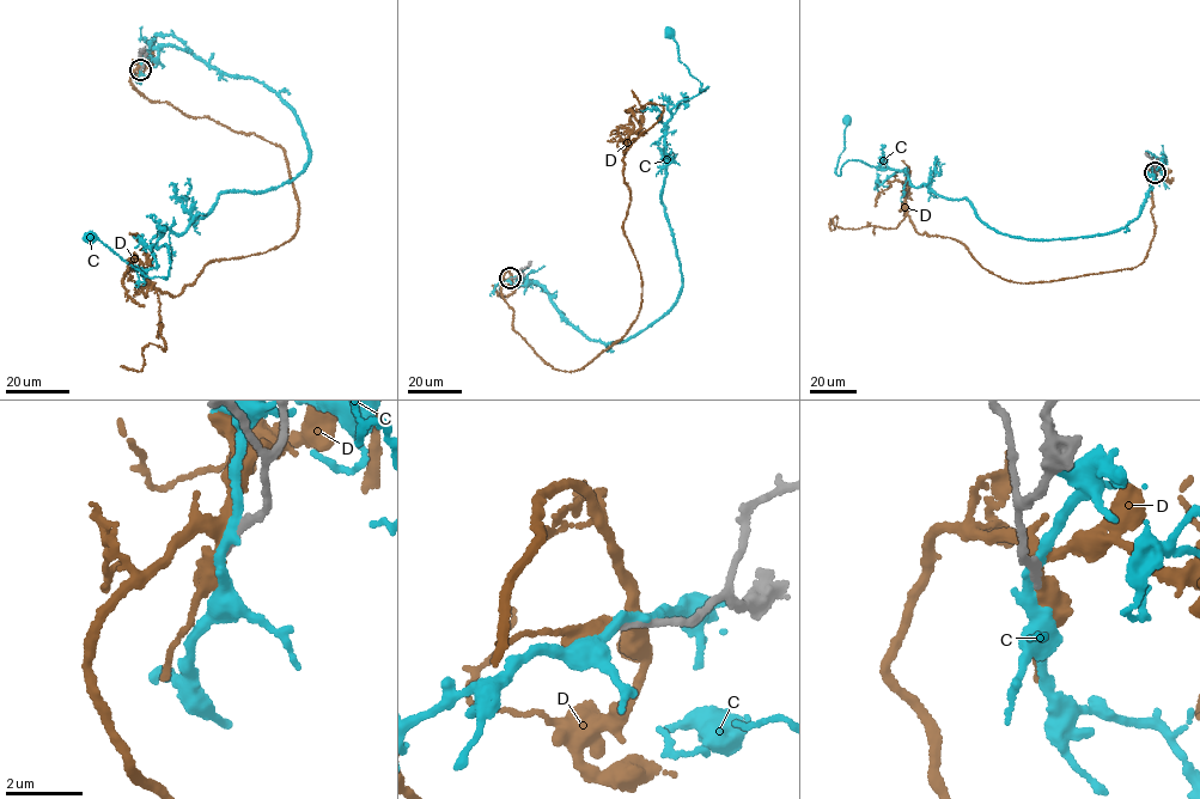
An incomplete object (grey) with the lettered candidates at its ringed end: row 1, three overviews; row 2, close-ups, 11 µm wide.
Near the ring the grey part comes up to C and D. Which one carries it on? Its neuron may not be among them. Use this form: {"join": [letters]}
{"join": []}

